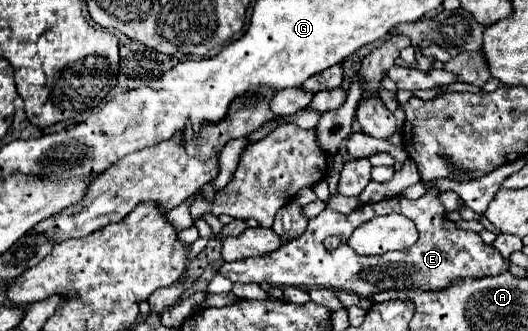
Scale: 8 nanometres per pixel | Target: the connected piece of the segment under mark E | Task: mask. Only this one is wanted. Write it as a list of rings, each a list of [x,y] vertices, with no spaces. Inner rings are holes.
[[[429,188],[425,196],[419,200],[409,198],[385,198],[381,202],[369,202],[359,206],[351,214],[339,214],[331,208],[325,208],[319,216],[309,218],[307,230],[295,238],[285,242],[279,250],[271,254],[263,254],[251,260],[237,260],[225,262],[221,266],[221,274],[229,276],[233,282],[255,282],[263,284],[269,282],[271,286],[299,286],[299,288],[335,288],[345,292],[355,292],[363,298],[383,292],[383,290],[403,290],[403,288],[419,288],[419,290],[435,290],[445,288],[455,278],[467,276],[495,276],[499,272],[507,272],[509,262],[501,258],[501,254],[487,246],[479,234],[457,228],[455,222],[447,218],[443,204],[439,202],[439,190]],[[385,212],[401,212],[403,216],[411,218],[417,224],[419,240],[401,252],[387,252],[381,256],[361,256],[347,244],[349,236],[355,228],[369,222],[369,216],[379,216]],[[339,234],[341,246],[337,250],[325,250],[323,241],[327,236]]]

